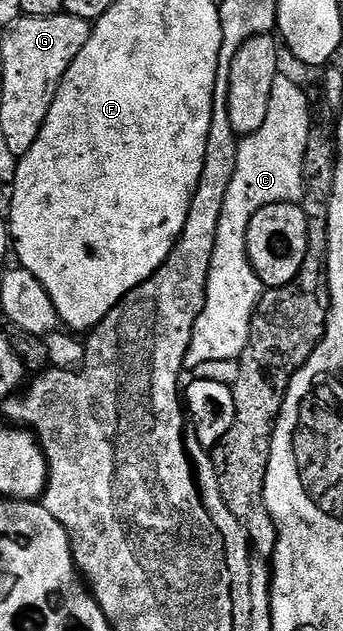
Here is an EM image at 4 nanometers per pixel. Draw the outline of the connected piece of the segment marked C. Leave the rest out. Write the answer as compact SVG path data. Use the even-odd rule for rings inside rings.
M277 75L274 79L270 107L262 127L243 138L238 147L234 175L218 218L218 239L214 239L214 259L208 272L204 310L194 323L190 347L184 356L184 369L188 371L195 371L198 363L214 363L214 359L235 361L242 355L250 335L252 312L266 289L248 258L250 219L267 205L283 201L300 203L304 199L302 159L314 128L299 83L284 76Z

